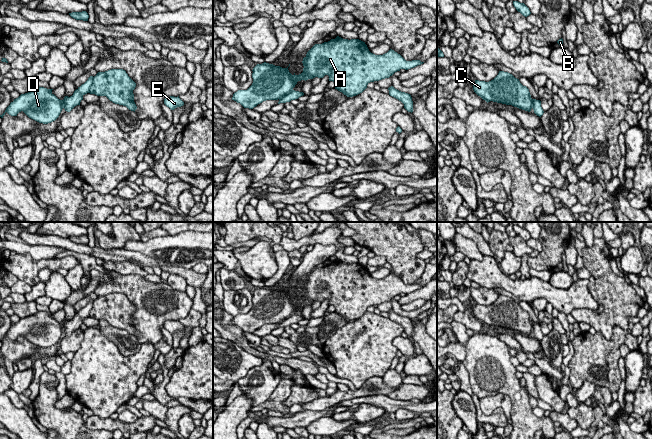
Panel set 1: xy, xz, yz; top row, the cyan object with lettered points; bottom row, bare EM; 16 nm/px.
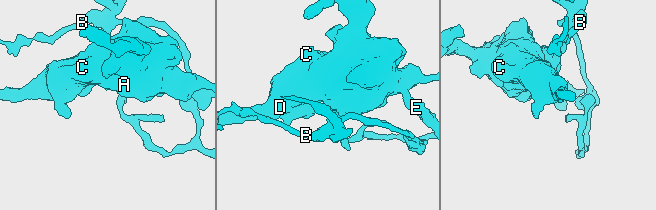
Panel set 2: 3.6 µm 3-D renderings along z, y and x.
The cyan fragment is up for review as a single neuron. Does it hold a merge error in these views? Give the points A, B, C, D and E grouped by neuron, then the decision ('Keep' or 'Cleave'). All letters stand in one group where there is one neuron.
Groups: A B C D E. Keep

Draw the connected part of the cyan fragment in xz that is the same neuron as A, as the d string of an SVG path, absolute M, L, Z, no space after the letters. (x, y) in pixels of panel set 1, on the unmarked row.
M337 260L328 266L315 268L302 287L304 292L299 299L292 299L288 291L266 286L257 288L252 294L252 309L247 314L235 316L232 324L249 333L266 324L278 324L278 328L290 326L304 319L293 313L298 305L325 299L335 307L335 313L353 321L362 317L370 306L389 302L401 293L408 294L424 286L406 285L392 273L383 279L375 279L359 263Z

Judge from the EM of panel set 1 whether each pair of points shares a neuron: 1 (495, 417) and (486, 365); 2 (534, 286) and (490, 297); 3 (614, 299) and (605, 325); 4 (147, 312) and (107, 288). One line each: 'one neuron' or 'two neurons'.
1: two neurons
2: two neurons
3: one neuron
4: one neuron

